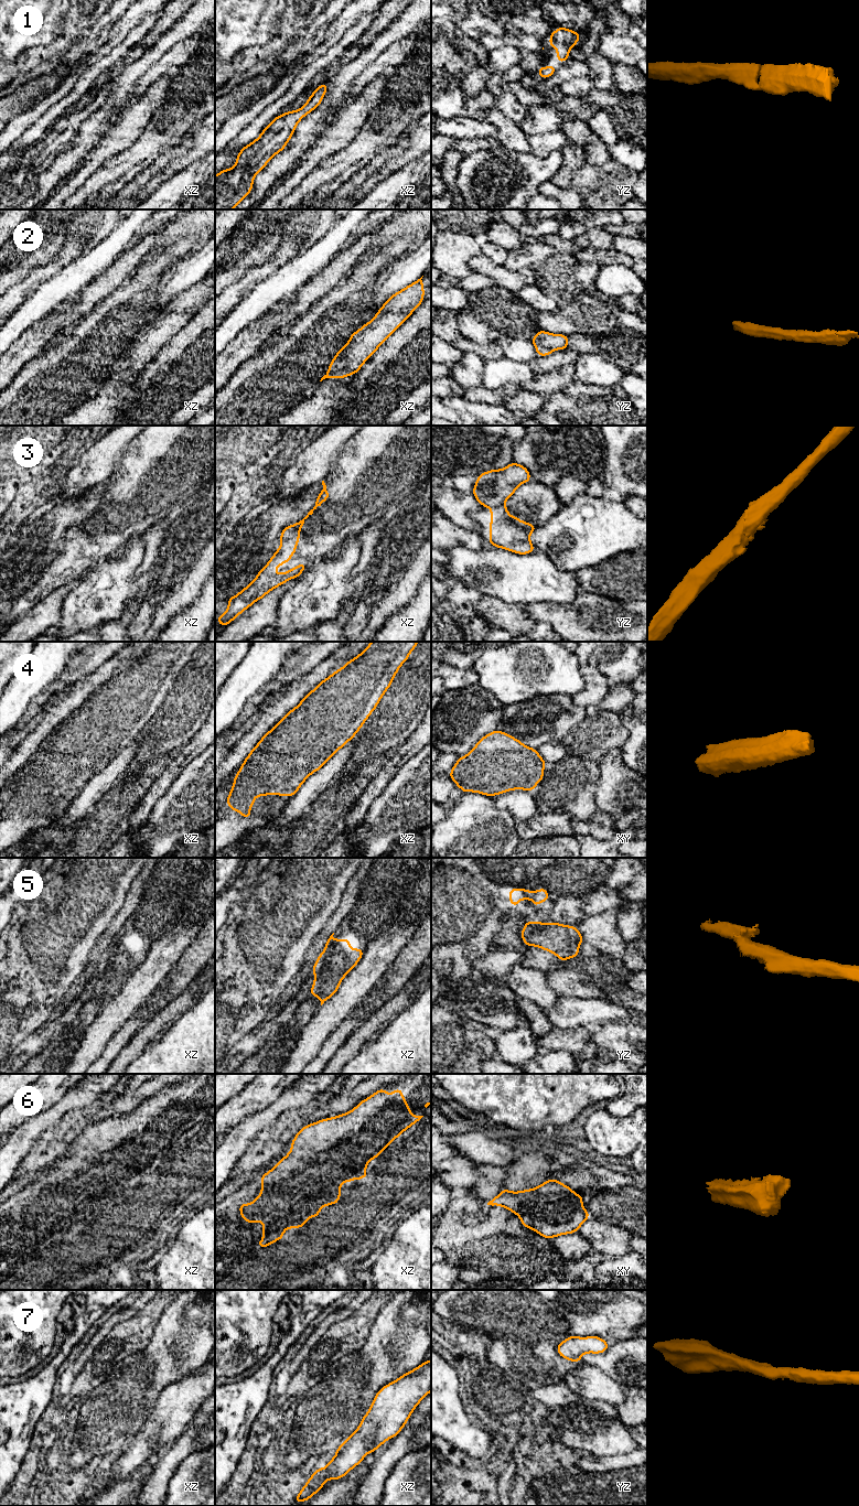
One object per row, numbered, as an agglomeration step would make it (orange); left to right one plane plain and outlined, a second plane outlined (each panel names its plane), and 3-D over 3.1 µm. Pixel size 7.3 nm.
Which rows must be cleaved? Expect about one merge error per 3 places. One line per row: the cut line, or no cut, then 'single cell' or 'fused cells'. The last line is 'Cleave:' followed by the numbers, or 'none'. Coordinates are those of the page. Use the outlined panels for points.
1: no cut; single cell
2: no cut; single cell
3: cut in yz along (504, 501), (491, 508); fused cells
4: no cut; single cell
5: cut in xz along (323, 953), (323, 965), (313, 972); fused cells
6: no cut; single cell
7: no cut; single cell
Cleave: 3, 5

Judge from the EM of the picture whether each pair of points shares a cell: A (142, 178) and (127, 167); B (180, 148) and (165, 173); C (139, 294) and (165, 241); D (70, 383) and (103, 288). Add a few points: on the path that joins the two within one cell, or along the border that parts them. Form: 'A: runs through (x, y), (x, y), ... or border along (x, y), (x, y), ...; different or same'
A: border along (157, 157), (118, 191); different
B: border along (192, 142), (182, 153), (174, 157), (154, 174); different
C: border along (180, 238), (176, 238), (161, 253), (138, 267); different
D: border along (117, 287), (83, 316); different

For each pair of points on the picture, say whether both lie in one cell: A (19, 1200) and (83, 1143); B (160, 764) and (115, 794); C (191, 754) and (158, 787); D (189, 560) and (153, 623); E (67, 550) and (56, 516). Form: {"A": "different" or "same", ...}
{"A": "same", "B": "same", "C": "same", "D": "same", "E": "different"}

